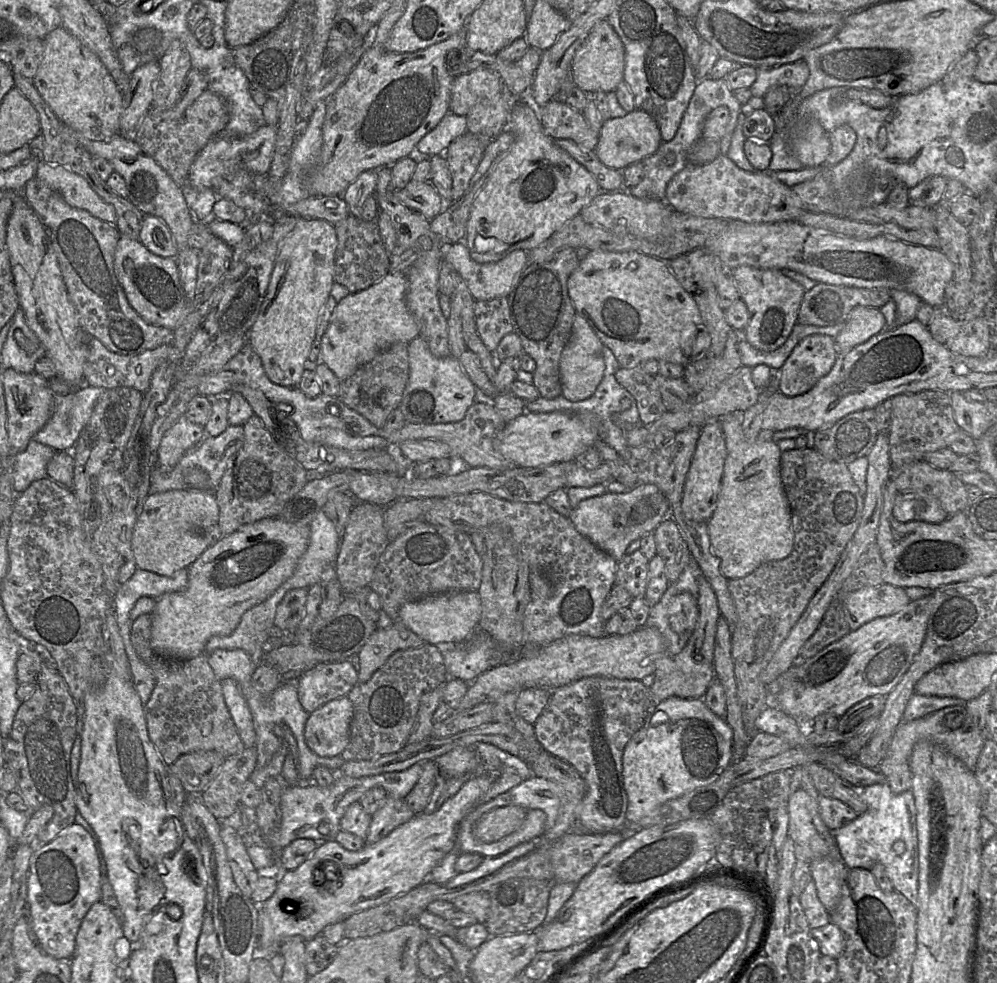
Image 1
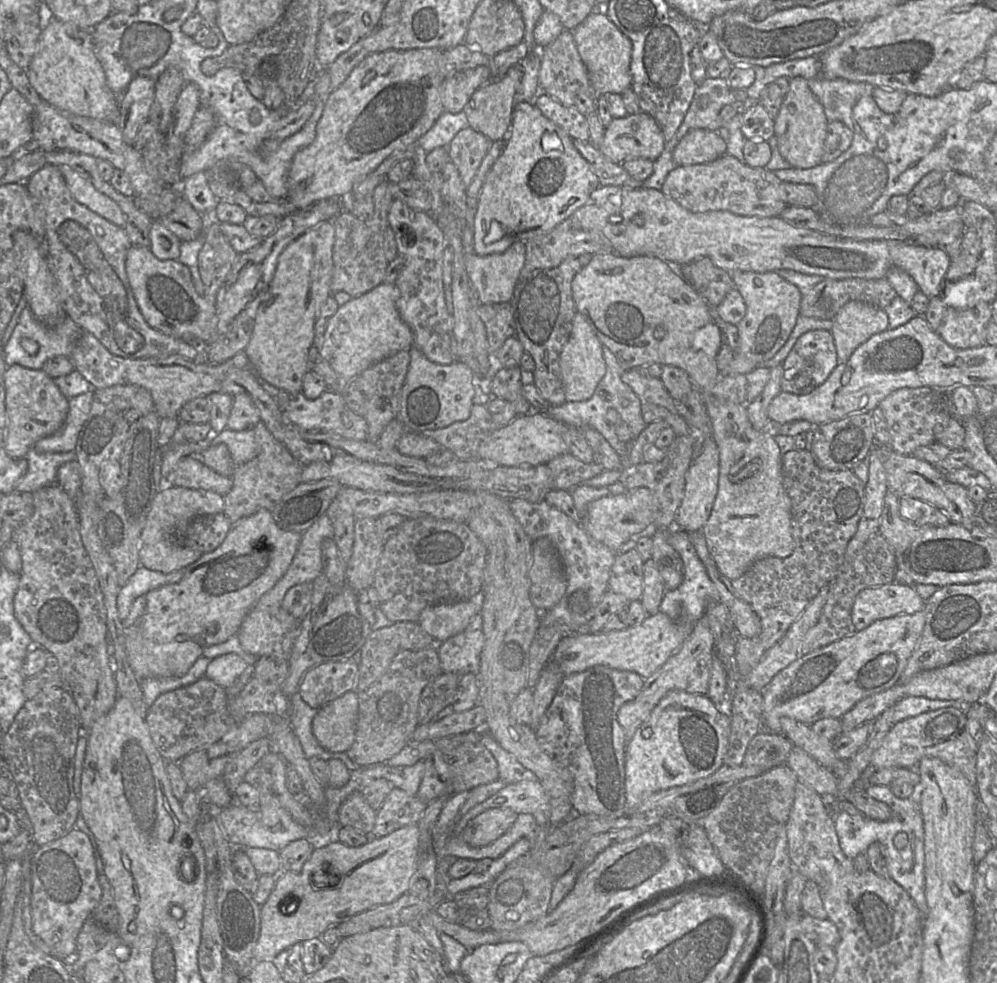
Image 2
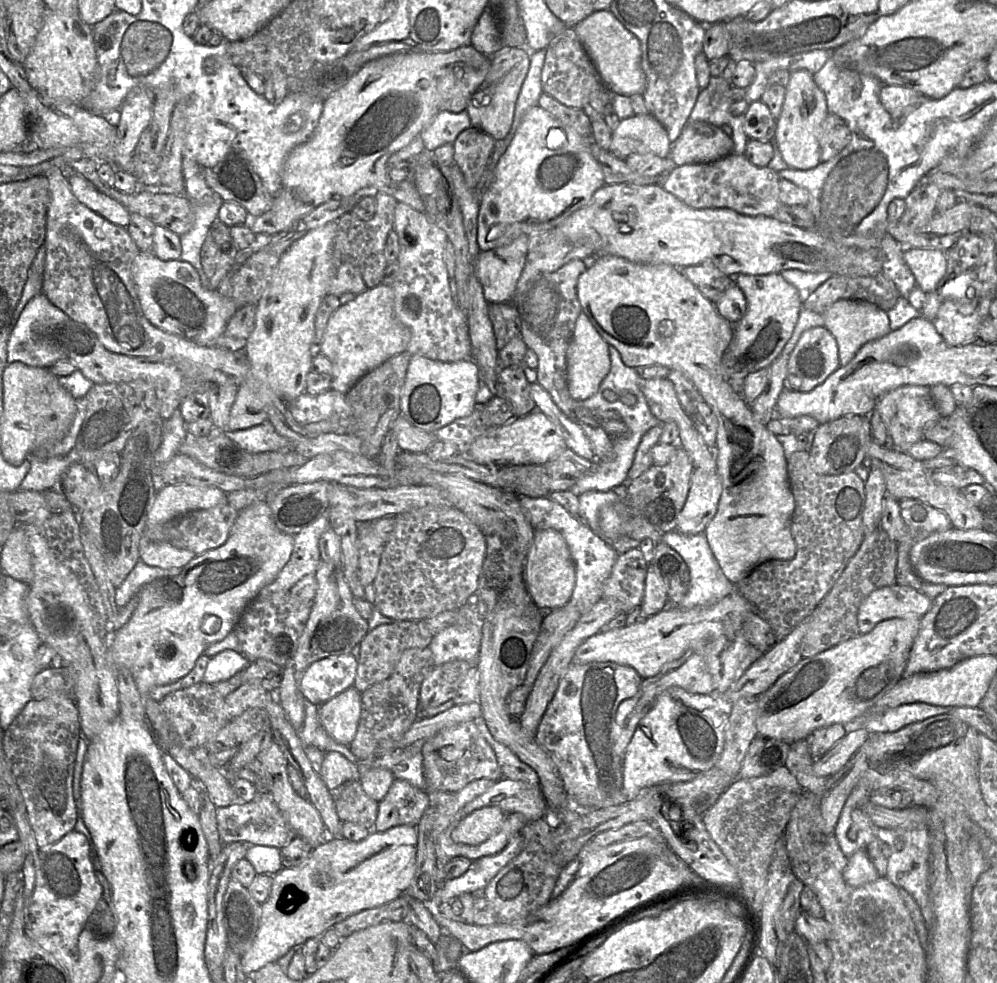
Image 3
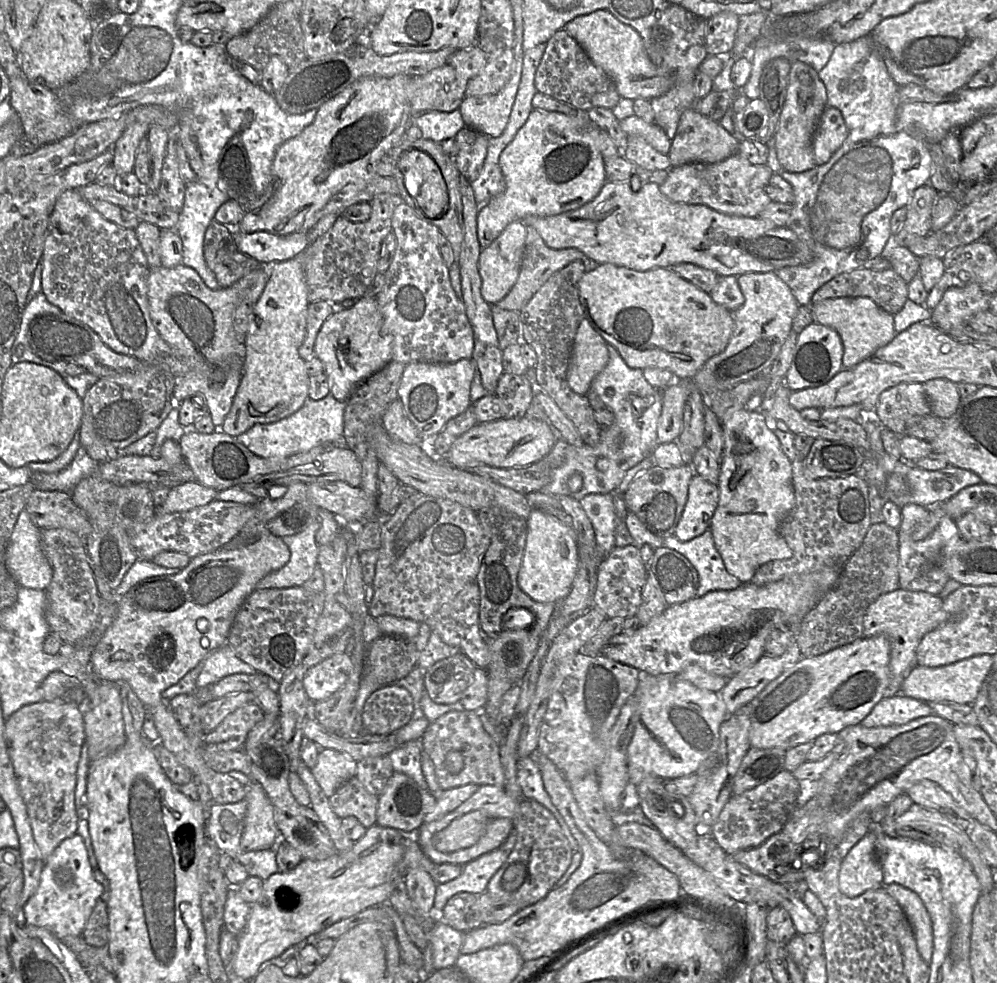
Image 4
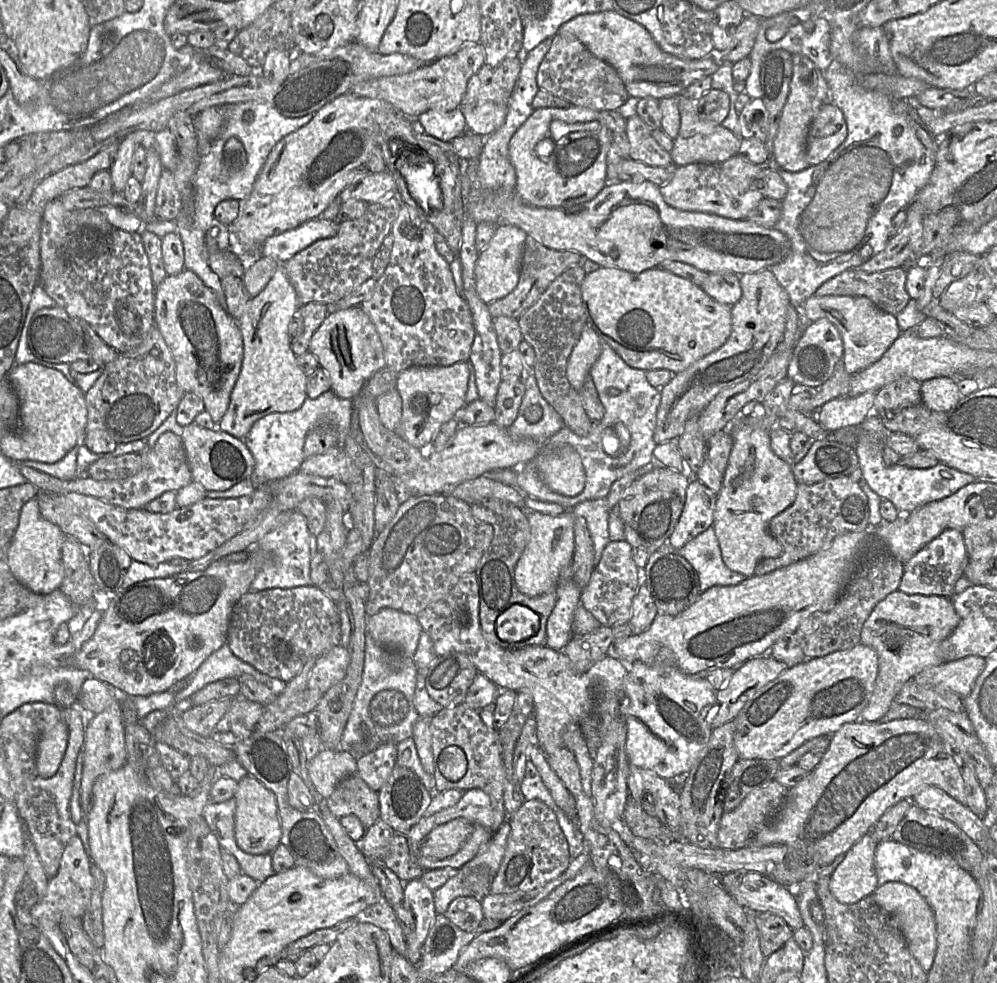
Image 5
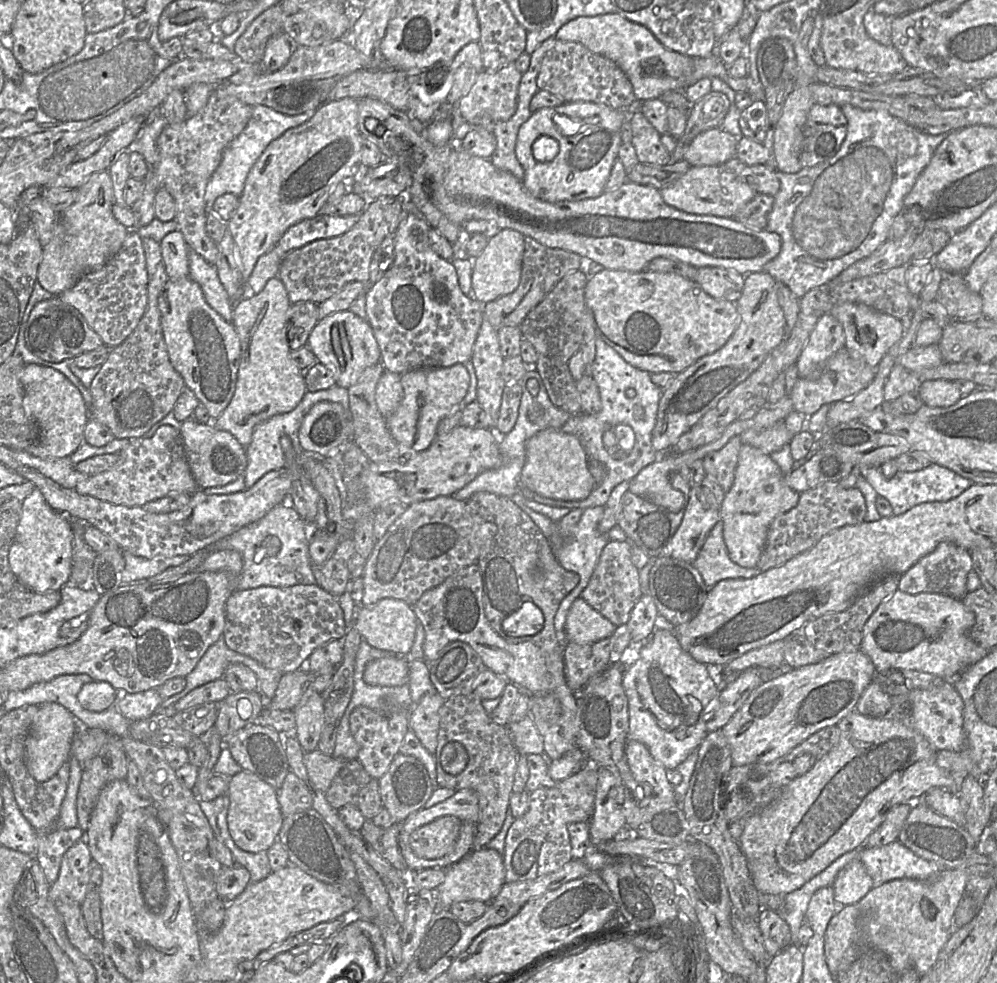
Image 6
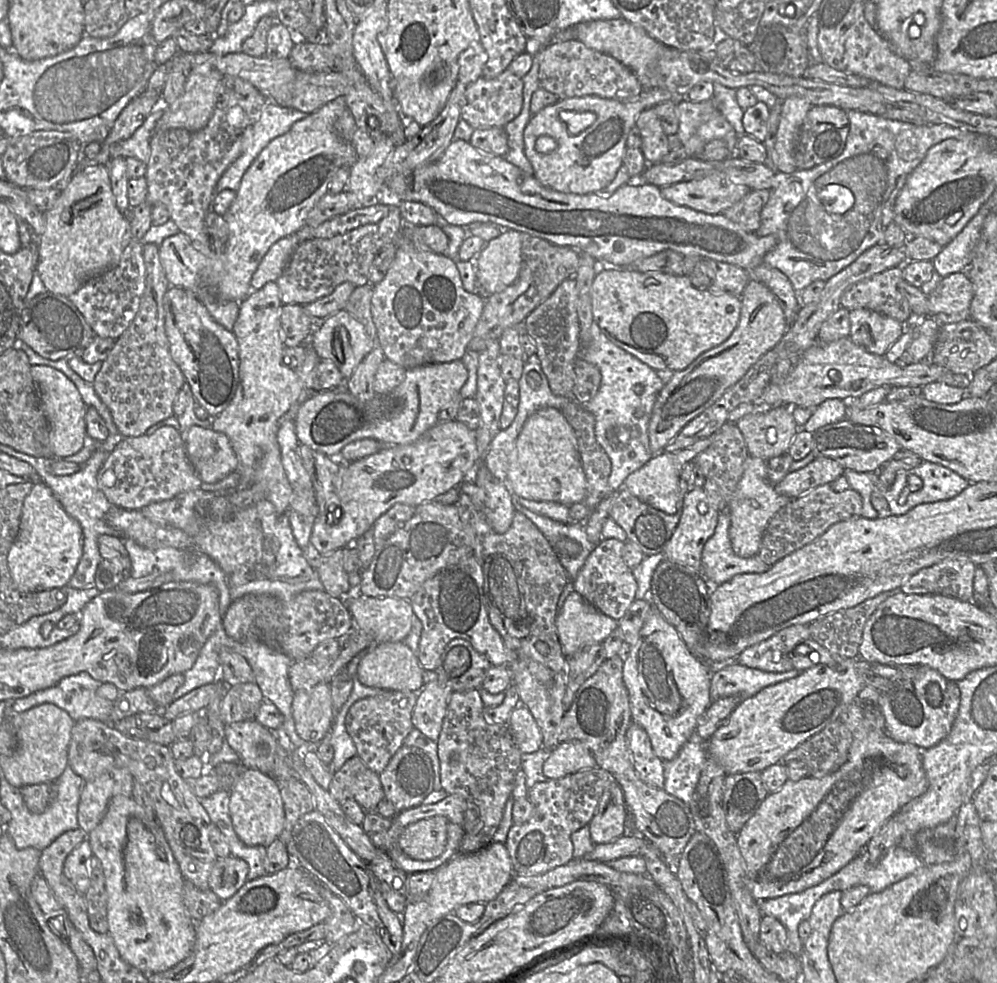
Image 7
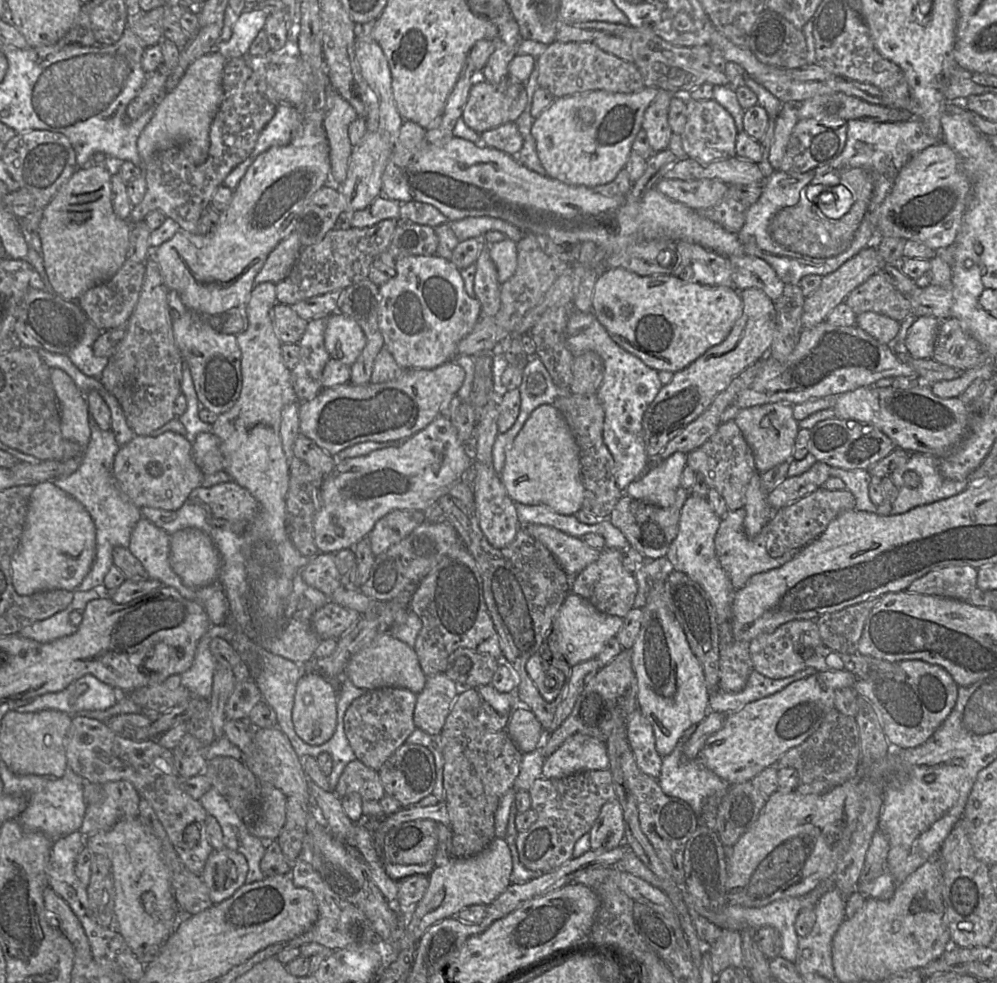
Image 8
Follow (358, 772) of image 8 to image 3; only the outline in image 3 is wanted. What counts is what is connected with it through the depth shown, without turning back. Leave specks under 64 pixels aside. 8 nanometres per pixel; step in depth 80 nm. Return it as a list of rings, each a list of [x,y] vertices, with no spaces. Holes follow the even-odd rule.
[[[359,780],[347,782],[333,793],[335,809],[341,822],[352,822],[372,830],[379,802],[363,791]]]

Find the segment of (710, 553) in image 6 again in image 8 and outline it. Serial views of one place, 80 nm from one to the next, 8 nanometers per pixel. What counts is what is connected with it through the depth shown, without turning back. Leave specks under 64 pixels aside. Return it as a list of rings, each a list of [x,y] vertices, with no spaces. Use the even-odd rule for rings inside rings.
[[[743,507],[738,510],[728,510],[721,517],[721,522],[714,538],[716,556],[729,576],[735,590],[743,588],[754,574],[781,567],[793,559],[799,551],[799,549],[793,549],[780,557],[771,557],[766,550],[767,524],[758,535],[748,538],[743,529],[745,514]]]

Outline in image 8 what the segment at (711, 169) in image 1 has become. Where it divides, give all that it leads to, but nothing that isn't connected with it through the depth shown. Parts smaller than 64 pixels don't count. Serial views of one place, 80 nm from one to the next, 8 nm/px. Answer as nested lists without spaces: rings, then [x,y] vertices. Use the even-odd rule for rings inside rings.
[[[661,177],[655,188],[670,199],[694,210],[704,210],[716,205],[726,193],[728,186],[717,179],[683,181]]]

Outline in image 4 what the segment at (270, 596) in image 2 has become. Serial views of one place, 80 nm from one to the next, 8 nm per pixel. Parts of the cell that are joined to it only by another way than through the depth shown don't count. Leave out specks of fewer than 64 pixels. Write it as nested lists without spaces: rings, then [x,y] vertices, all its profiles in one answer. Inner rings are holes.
[[[318,517],[299,533],[282,537],[290,550],[290,559],[282,568],[261,579],[256,589],[302,586],[318,566],[319,546],[316,543],[316,532],[319,526]]]

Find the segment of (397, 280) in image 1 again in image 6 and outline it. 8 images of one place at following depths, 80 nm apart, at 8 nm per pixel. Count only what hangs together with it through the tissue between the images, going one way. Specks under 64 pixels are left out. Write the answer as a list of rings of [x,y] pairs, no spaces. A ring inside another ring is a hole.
[[[349,310],[321,318],[311,331],[307,345],[317,361],[333,373],[336,385],[345,389],[355,384],[368,367],[381,362],[381,352],[368,320]]]

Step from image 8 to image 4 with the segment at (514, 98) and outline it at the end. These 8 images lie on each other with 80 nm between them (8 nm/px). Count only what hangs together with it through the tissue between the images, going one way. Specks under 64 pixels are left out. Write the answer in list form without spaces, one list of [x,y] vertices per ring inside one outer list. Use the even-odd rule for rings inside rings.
[[[508,48],[496,57],[489,57],[484,68],[472,77],[466,88],[466,97],[494,95],[500,92],[511,78],[514,51]]]

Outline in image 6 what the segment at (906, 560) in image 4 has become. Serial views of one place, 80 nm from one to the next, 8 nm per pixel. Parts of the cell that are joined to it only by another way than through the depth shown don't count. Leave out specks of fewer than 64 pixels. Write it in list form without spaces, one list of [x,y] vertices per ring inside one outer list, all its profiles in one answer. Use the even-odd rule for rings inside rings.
[[[941,542],[932,552],[899,576],[897,590],[910,595],[936,593],[961,600],[968,593],[966,582],[971,571],[973,565],[969,551],[951,542]]]

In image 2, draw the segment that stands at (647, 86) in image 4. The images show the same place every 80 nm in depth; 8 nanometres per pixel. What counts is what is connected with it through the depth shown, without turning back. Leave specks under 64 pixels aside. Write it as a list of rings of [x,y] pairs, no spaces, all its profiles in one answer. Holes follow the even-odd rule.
[[[604,9],[594,10],[573,29],[579,55],[587,69],[594,95],[620,94],[632,86],[632,43],[609,19]]]

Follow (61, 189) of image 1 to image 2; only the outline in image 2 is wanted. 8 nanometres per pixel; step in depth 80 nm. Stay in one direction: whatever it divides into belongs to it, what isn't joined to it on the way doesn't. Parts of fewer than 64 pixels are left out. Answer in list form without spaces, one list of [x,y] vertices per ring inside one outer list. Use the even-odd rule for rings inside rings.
[[[57,166],[61,171],[65,183],[72,197],[80,204],[118,227],[124,227],[126,223],[125,214],[118,204],[97,191],[95,187],[78,172],[68,166]]]

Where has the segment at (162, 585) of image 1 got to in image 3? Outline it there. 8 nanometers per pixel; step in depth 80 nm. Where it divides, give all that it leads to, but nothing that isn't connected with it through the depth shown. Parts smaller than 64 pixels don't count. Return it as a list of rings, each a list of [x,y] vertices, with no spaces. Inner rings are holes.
[[[138,561],[124,582],[116,589],[116,605],[125,606],[133,597],[137,596],[142,587],[149,582],[166,576],[175,576],[181,572],[180,568],[163,569],[148,566]]]

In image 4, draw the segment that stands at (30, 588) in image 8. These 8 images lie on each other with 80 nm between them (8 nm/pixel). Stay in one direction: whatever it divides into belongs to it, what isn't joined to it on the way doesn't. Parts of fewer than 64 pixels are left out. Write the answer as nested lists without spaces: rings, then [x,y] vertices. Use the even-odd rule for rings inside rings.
[[[23,509],[6,549],[5,564],[19,586],[45,591],[52,580],[53,570],[42,550],[40,534],[41,529]]]

